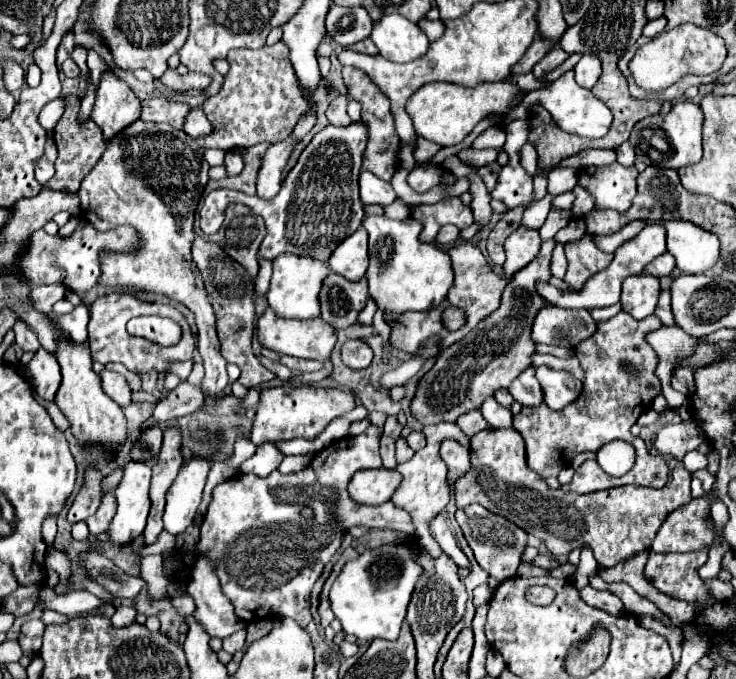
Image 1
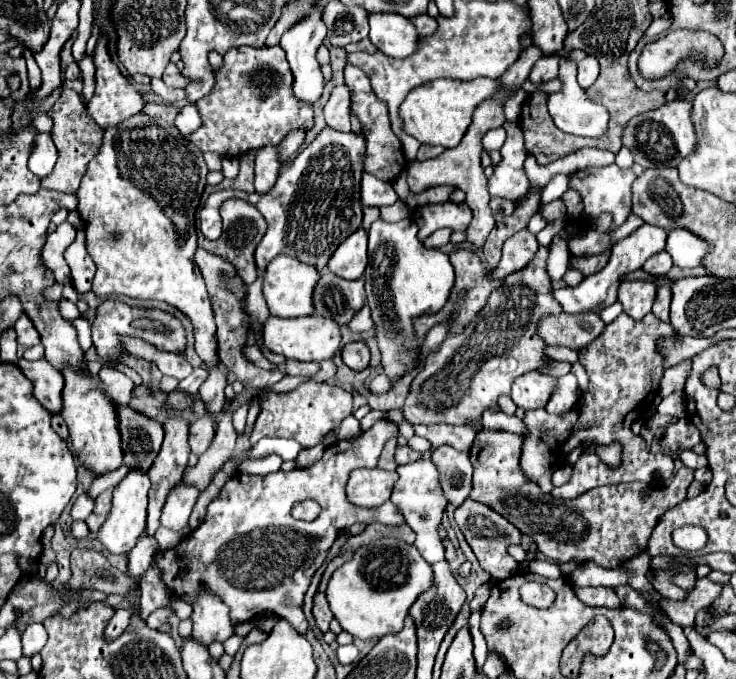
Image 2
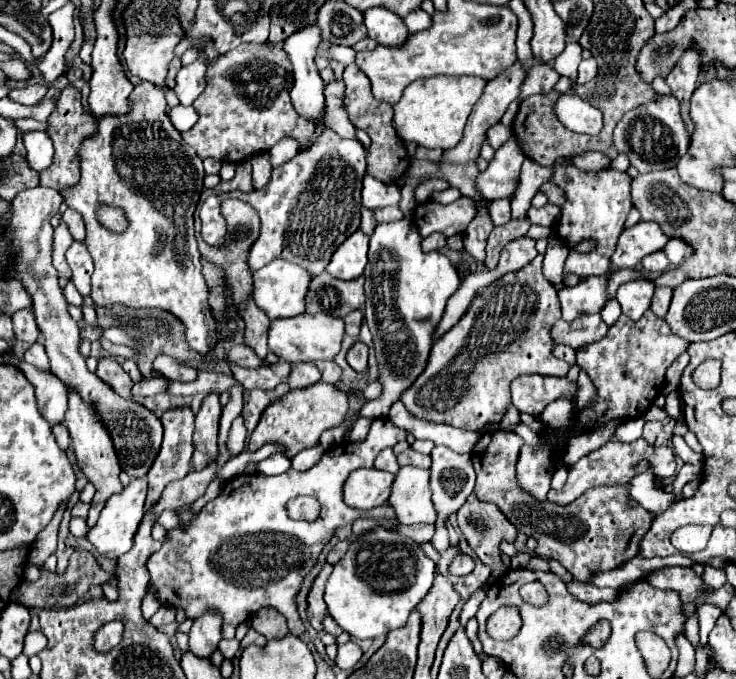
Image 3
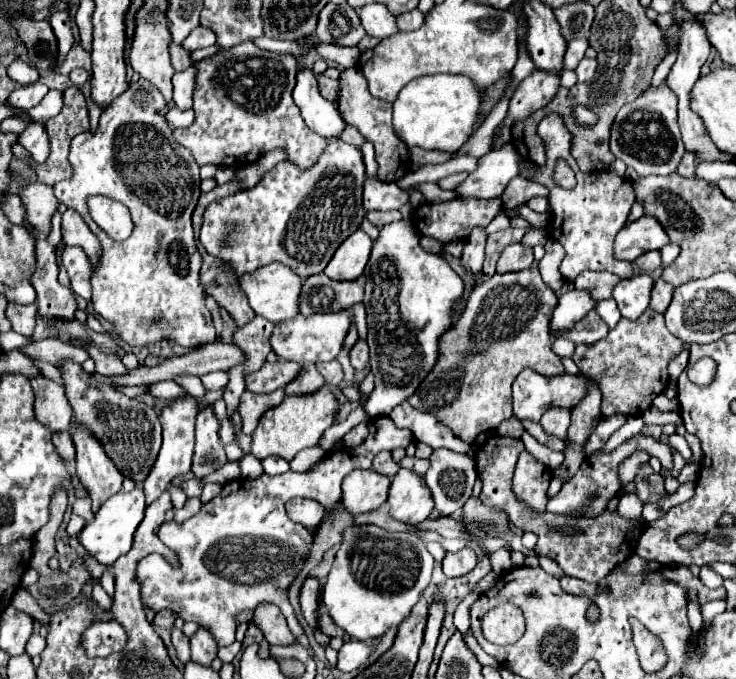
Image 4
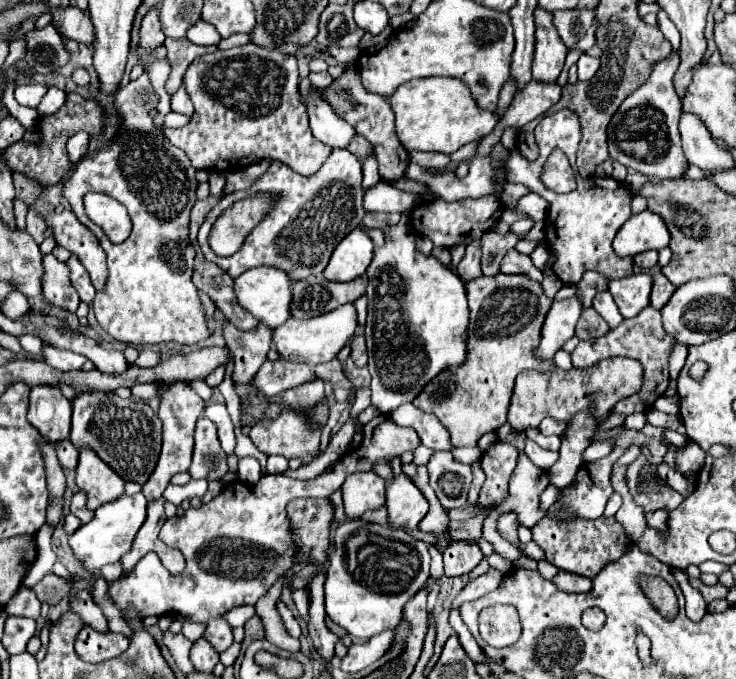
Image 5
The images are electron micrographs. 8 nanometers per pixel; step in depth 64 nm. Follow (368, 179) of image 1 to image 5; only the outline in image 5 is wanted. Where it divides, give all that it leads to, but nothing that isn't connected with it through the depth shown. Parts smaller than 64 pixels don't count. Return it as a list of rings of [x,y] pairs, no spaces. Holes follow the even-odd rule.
[[[380,180],[376,186],[366,190],[364,210],[366,212],[398,212],[398,214],[404,214],[412,208],[412,202],[416,198],[422,198],[422,196],[398,190],[396,186]]]

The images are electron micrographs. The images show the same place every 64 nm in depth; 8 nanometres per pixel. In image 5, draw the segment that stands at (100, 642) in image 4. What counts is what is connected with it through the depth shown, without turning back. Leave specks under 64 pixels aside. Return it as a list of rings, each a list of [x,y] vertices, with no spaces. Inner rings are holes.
[[[84,626],[76,638],[76,652],[84,662],[102,662],[120,656],[128,648],[128,638],[120,632],[98,632]]]

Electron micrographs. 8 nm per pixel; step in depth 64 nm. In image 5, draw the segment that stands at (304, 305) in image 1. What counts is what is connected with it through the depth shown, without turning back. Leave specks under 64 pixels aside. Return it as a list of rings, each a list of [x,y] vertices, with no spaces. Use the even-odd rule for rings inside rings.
[[[256,266],[246,270],[242,276],[234,280],[236,284],[236,296],[242,308],[246,308],[250,314],[254,314],[260,322],[268,324],[270,328],[278,328],[290,318],[290,302],[292,302],[292,284],[294,280],[280,268],[272,266]]]

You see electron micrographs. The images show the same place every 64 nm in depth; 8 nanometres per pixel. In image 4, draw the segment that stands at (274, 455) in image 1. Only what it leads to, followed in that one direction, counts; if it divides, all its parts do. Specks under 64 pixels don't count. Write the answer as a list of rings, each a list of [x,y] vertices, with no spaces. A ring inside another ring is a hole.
[[[266,456],[262,460],[262,468],[266,474],[284,474],[290,470],[288,462],[284,458],[278,458],[278,456]]]

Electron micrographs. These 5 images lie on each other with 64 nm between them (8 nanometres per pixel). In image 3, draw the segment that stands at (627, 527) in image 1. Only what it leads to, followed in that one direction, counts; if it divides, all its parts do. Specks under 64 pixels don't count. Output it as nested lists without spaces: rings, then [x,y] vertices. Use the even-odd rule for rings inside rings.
[[[486,432],[472,450],[472,464],[476,470],[474,494],[482,502],[496,504],[504,516],[526,536],[536,538],[536,554],[546,560],[558,560],[572,576],[586,582],[598,570],[612,570],[632,560],[640,552],[640,540],[652,526],[654,516],[640,508],[630,506],[628,486],[592,488],[578,500],[566,506],[540,502],[532,494],[524,492],[516,480],[516,458],[524,440],[514,432]],[[684,464],[684,466],[682,466],[680,474],[676,474],[676,478],[674,478],[674,494],[676,494],[676,500],[682,498],[682,488],[684,488],[690,480],[696,480],[698,472],[700,472],[700,466],[692,466],[692,464]]]

